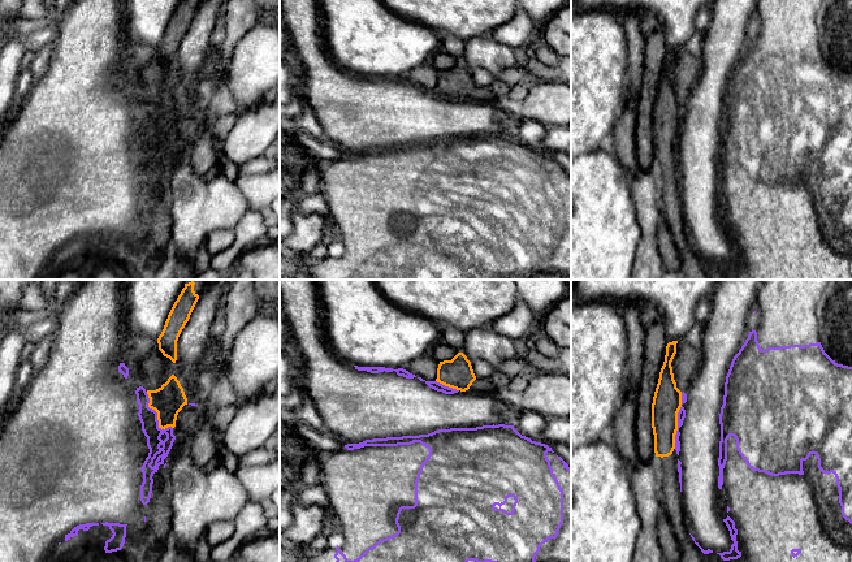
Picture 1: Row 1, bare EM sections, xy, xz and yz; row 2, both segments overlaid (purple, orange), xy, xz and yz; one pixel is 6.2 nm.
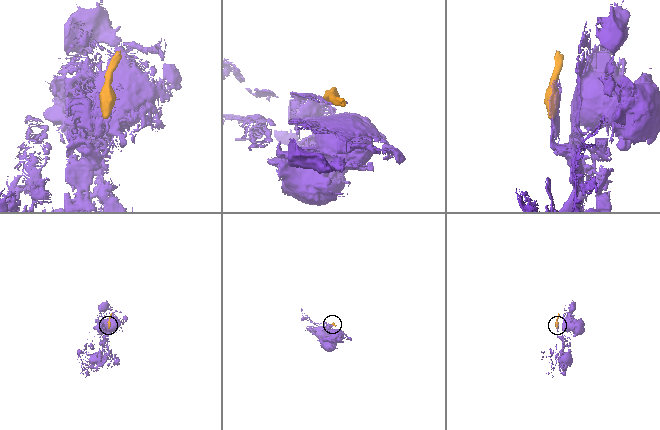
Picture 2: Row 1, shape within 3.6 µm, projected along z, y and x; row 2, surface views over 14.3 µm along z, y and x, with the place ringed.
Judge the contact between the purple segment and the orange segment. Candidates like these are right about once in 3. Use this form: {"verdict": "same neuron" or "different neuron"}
{"verdict": "different neuron"}

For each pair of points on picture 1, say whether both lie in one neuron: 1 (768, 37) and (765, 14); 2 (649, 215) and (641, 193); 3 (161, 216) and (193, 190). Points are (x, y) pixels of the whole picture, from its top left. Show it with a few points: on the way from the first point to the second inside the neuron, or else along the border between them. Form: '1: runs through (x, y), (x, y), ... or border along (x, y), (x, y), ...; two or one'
1: runs through (768, 31), (768, 20); one
2: runs through (649, 210), (647, 198); one
3: border along (163, 181), (172, 223), (172, 241); two

